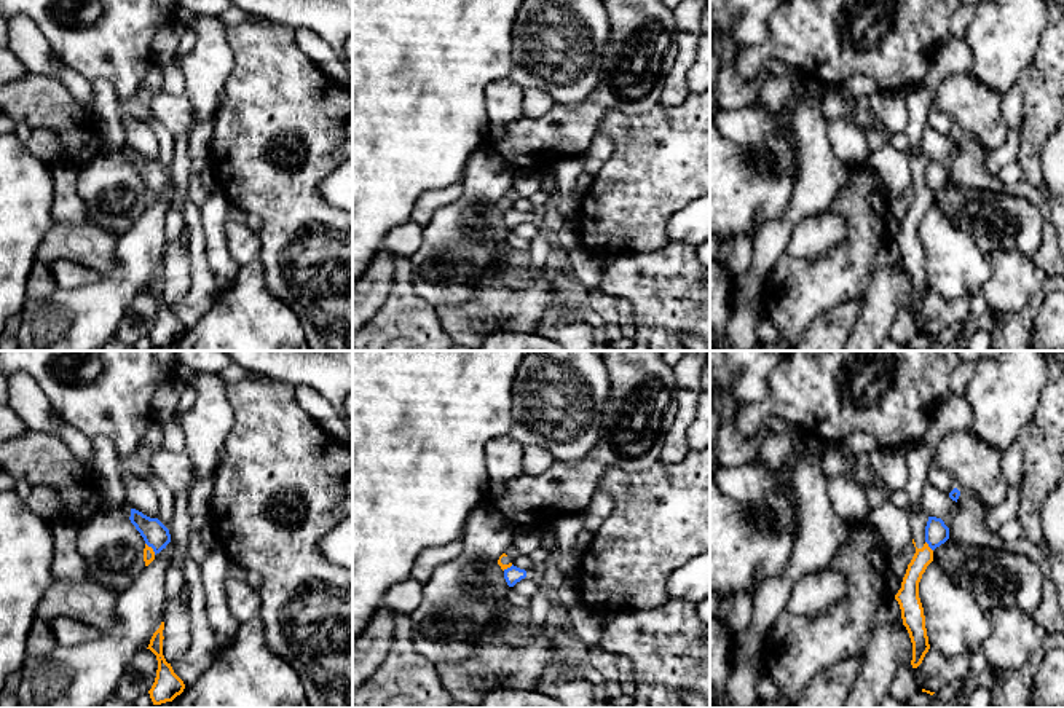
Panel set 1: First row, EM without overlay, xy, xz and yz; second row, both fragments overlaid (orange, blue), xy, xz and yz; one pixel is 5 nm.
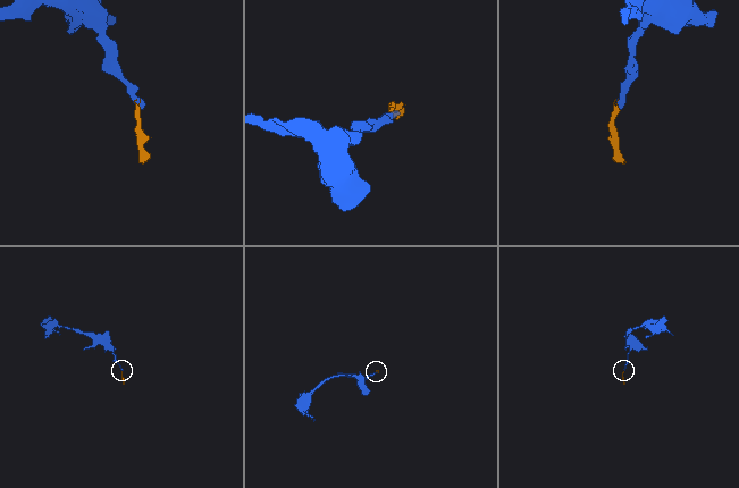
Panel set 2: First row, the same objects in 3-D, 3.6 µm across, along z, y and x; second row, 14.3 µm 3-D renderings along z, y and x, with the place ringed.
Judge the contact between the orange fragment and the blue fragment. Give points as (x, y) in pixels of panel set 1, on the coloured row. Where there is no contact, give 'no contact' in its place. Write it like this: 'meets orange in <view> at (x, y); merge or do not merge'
meets orange in xy at (152, 549); do not merge

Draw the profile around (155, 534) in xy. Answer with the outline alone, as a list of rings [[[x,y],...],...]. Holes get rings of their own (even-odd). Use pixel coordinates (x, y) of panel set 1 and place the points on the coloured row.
[[[131,509],[131,523],[144,537],[145,544],[153,549],[155,555],[160,553],[171,542],[169,529],[158,520]]]

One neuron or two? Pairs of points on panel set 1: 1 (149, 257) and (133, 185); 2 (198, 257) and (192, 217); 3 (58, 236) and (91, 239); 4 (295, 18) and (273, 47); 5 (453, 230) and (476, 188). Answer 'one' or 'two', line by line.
1: two
2: one
3: one
4: two
5: one

